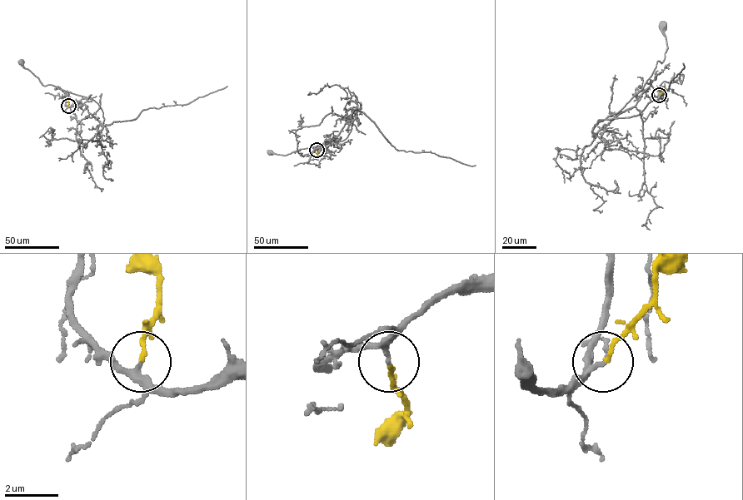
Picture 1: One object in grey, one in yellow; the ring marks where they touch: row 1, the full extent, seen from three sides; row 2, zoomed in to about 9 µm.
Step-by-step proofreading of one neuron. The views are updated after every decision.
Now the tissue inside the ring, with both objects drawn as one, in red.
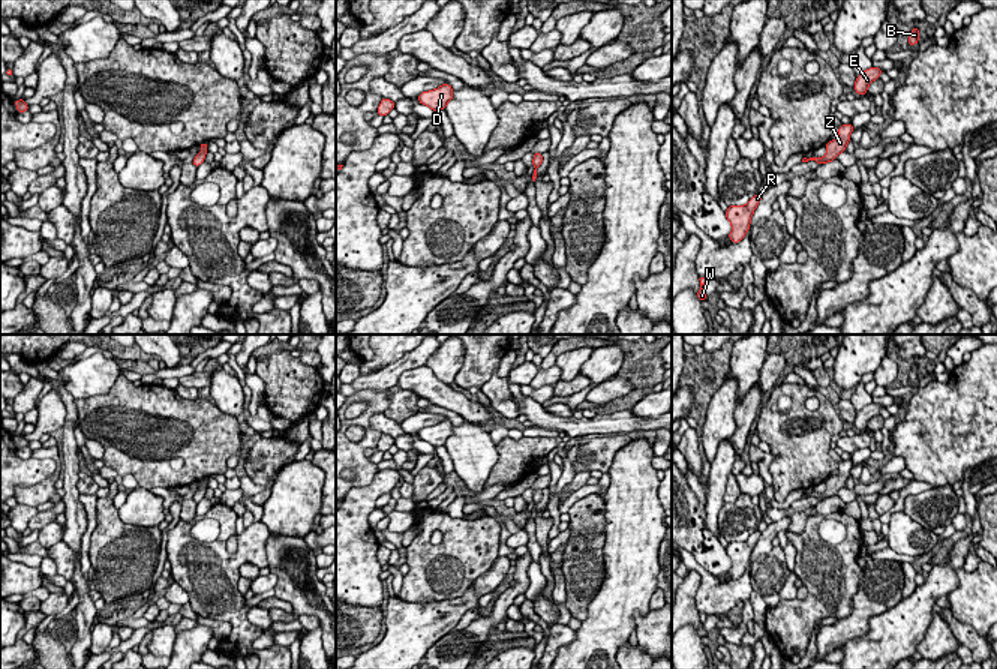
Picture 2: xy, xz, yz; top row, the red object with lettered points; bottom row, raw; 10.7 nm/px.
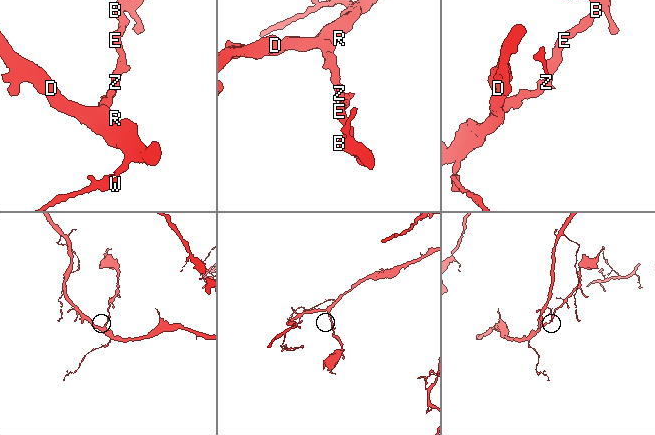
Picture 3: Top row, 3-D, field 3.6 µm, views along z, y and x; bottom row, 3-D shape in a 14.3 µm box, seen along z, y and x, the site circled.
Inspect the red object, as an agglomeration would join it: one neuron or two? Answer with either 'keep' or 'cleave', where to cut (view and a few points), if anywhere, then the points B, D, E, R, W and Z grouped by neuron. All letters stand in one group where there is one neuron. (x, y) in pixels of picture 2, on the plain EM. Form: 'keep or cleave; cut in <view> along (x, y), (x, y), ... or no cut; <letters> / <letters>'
keep; no cut; B D E R W Z

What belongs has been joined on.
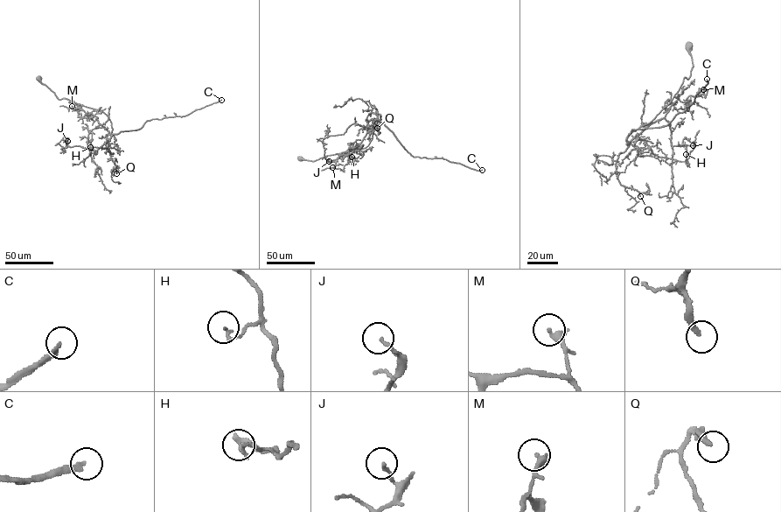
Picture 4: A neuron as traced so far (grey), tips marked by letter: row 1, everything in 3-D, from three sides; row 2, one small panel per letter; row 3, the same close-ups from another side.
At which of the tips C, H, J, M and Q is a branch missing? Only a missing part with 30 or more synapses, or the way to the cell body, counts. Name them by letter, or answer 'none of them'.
C, Q

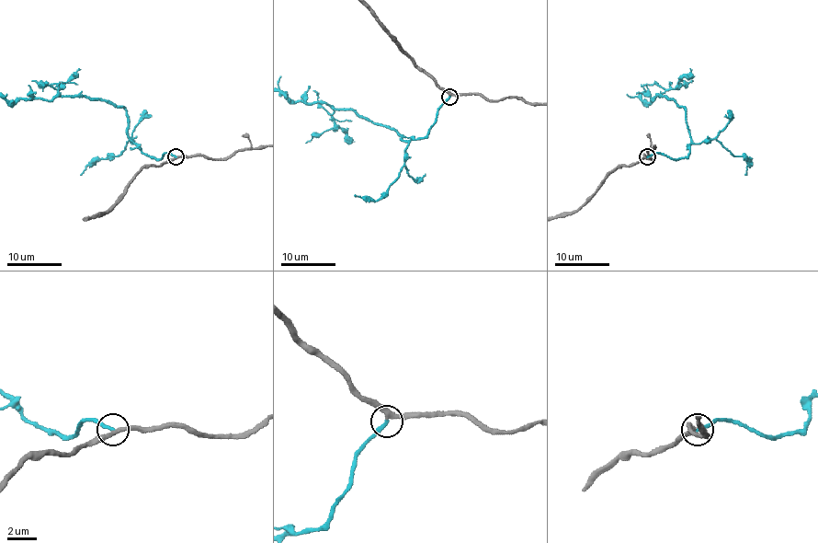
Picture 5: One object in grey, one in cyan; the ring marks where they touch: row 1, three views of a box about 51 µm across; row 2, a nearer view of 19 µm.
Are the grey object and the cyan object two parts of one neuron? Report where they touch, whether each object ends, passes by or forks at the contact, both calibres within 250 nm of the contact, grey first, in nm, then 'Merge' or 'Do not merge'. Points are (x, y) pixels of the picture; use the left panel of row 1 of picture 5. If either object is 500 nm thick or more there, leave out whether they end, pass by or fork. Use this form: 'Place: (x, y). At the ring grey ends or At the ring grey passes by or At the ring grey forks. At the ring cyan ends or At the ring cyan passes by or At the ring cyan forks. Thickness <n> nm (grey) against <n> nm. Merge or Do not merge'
Place: (176, 156). At the ring grey passes by. At the ring cyan ends. Thickness 280 nm (grey) against 240 nm. Merge

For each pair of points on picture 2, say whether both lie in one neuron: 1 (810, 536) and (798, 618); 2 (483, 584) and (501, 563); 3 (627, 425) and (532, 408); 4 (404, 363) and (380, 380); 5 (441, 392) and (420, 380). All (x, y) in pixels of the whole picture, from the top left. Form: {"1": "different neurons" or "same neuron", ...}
{"1": "same neuron", "2": "same neuron", "3": "same neuron", "4": "same neuron", "5": "same neuron"}

